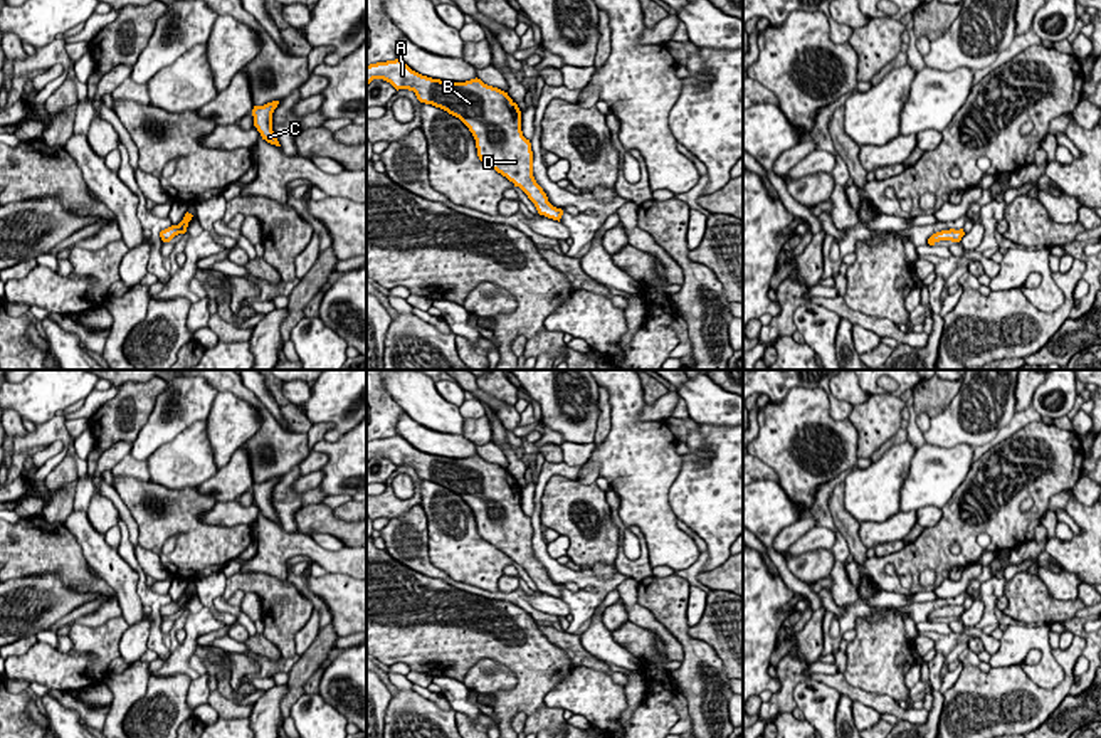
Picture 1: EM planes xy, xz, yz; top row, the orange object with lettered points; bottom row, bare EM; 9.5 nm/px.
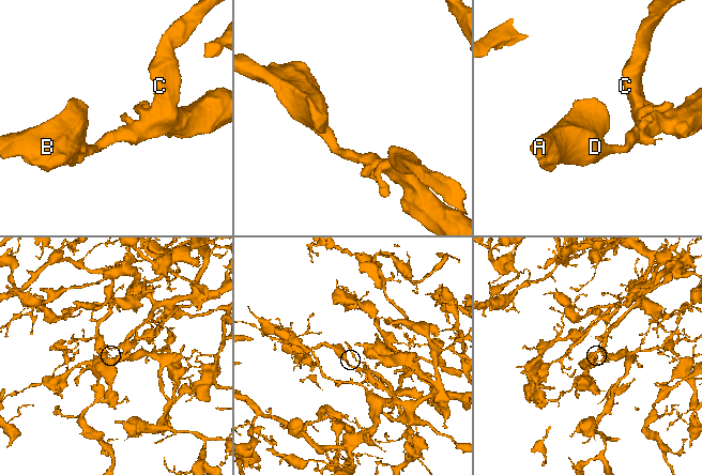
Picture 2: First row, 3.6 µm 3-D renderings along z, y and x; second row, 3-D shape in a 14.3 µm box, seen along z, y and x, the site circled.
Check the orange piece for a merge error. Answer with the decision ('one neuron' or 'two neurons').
one neuron

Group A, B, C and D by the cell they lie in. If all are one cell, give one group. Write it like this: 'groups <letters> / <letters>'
groups A B C D

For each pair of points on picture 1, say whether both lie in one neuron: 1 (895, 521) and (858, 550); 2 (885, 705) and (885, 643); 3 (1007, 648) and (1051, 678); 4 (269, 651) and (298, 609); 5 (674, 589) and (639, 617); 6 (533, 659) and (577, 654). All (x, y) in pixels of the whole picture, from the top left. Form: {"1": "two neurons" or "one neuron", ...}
{"1": "two neurons", "2": "two neurons", "3": "one neuron", "4": "two neurons", "5": "two neurons", "6": "two neurons"}

